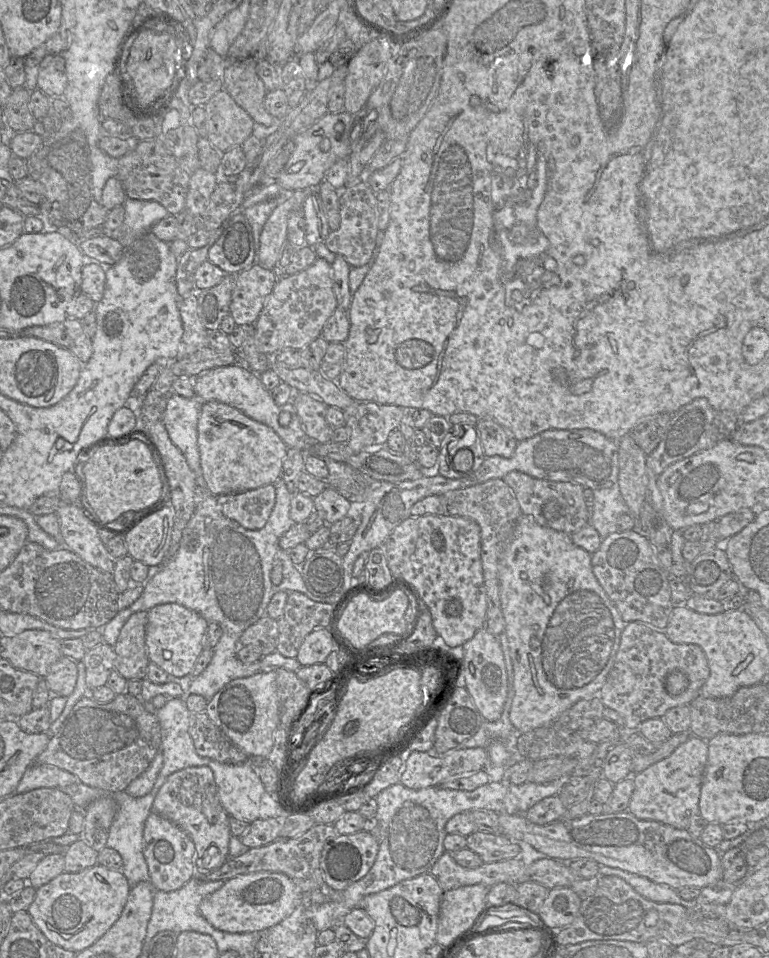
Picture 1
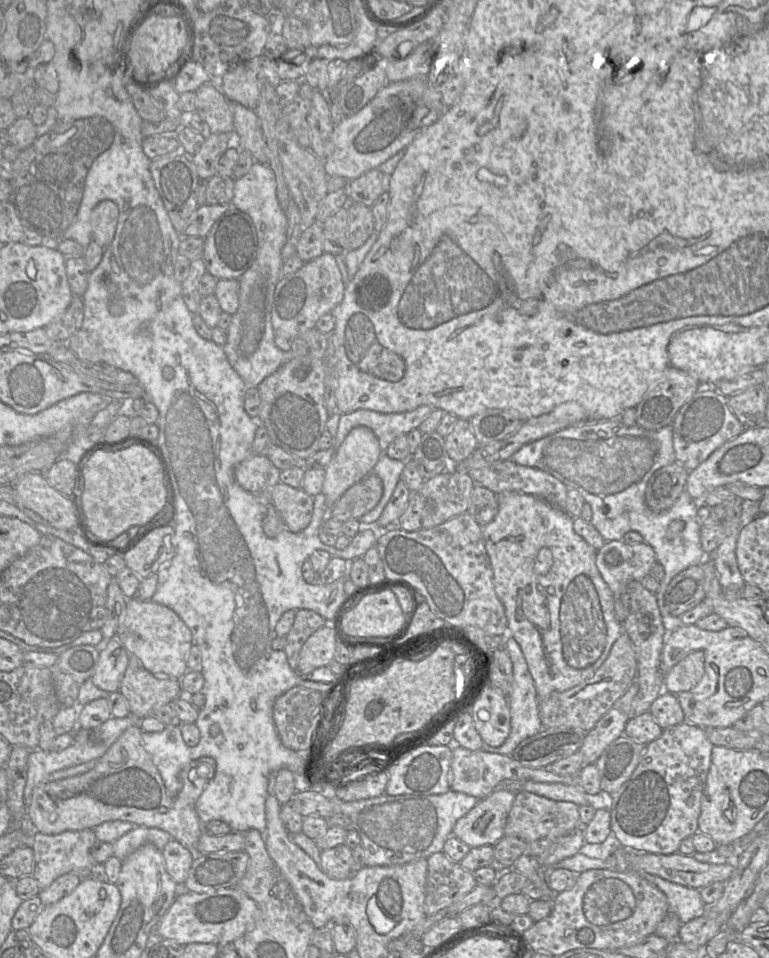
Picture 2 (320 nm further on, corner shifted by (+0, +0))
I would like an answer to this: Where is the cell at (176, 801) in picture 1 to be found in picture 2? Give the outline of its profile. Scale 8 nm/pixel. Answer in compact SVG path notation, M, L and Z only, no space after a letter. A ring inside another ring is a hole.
M139 723L133 724L97 760L92 770L65 779L41 782L36 786L26 811L30 828L54 835L65 831L94 829L107 821L127 821L136 826L166 831L185 848L196 852L204 825L198 818L195 804L214 777L216 761L211 757L191 761L180 772L182 789L177 796L171 797L152 758L143 747L141 735ZM192 769L197 771L195 780L188 778Z

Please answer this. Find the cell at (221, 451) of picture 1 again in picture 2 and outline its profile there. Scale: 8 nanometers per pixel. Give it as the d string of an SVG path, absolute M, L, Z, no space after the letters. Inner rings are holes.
M253 454L238 464L234 470L237 483L246 491L260 493L264 490L271 469L271 461L264 454Z

